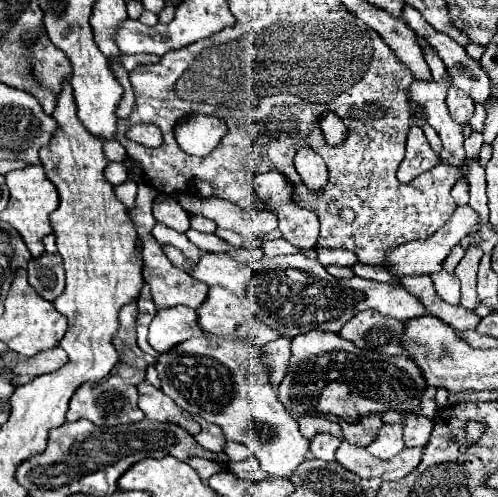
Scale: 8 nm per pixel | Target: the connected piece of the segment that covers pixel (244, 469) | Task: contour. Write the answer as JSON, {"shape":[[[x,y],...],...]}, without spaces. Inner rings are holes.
{"shape":[[[248,457],[240,463],[228,463],[228,469],[230,473],[234,473],[236,477],[242,477],[242,479],[250,479],[250,481],[260,481],[264,477],[268,477],[262,469],[260,469],[260,463],[256,461],[256,457]]]}

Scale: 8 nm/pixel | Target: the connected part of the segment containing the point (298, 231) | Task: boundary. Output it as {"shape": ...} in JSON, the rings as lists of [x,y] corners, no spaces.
{"shape":[[[268,171],[256,175],[256,191],[278,217],[282,237],[300,251],[314,249],[320,225],[318,217],[294,205],[292,185],[278,171]]]}

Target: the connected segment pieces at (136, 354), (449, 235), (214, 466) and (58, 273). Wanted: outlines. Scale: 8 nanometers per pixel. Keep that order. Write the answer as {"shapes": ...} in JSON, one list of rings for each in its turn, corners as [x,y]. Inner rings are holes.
{"shapes":[[[[137,301],[124,305],[118,317],[119,328],[113,336],[113,344],[119,353],[119,361],[112,373],[104,377],[100,383],[94,385],[82,385],[70,399],[70,409],[66,413],[68,421],[78,421],[78,419],[88,419],[94,425],[118,425],[118,423],[134,423],[144,419],[144,413],[138,409],[138,391],[136,385],[144,381],[146,367],[152,365],[156,359],[146,355],[144,351],[138,349],[136,342],[136,317],[138,314]]],[[[464,205],[464,207],[458,207],[454,211],[454,215],[446,221],[444,227],[440,227],[432,237],[424,239],[424,241],[410,241],[410,243],[404,243],[400,247],[394,247],[388,251],[388,261],[392,263],[392,269],[388,269],[392,275],[396,277],[406,277],[406,275],[430,275],[430,273],[436,273],[442,269],[442,263],[444,259],[450,255],[452,247],[456,247],[460,243],[462,237],[474,233],[478,229],[478,223],[480,223],[480,215],[470,207],[470,205]]],[[[190,459],[188,463],[196,469],[196,473],[200,475],[202,481],[208,481],[214,473],[226,469],[226,465],[220,465],[220,463],[216,463],[216,461],[206,461],[206,459]]],[[[44,253],[28,263],[28,283],[36,293],[48,301],[54,301],[64,291],[64,267],[62,257]]]]}

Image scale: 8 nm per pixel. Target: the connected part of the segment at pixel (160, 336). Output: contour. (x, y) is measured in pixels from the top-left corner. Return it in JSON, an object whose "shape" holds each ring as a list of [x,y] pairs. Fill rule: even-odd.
{"shape":[[[170,307],[170,309],[160,309],[158,315],[154,317],[148,341],[156,353],[166,353],[176,345],[202,335],[204,331],[198,325],[198,315],[194,309]]]}

